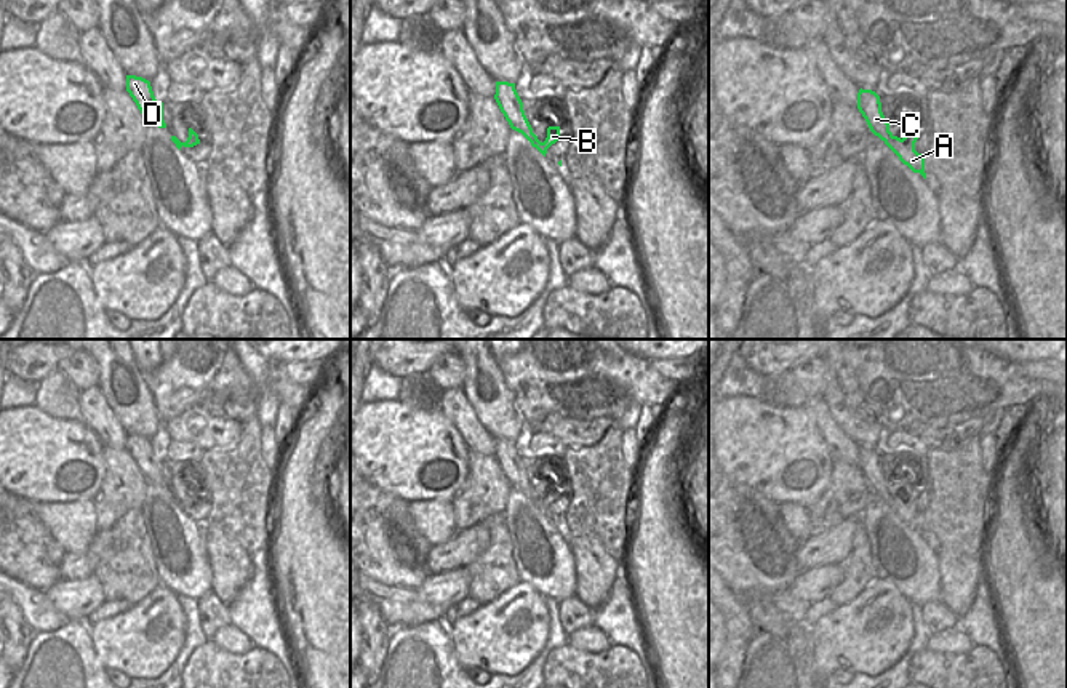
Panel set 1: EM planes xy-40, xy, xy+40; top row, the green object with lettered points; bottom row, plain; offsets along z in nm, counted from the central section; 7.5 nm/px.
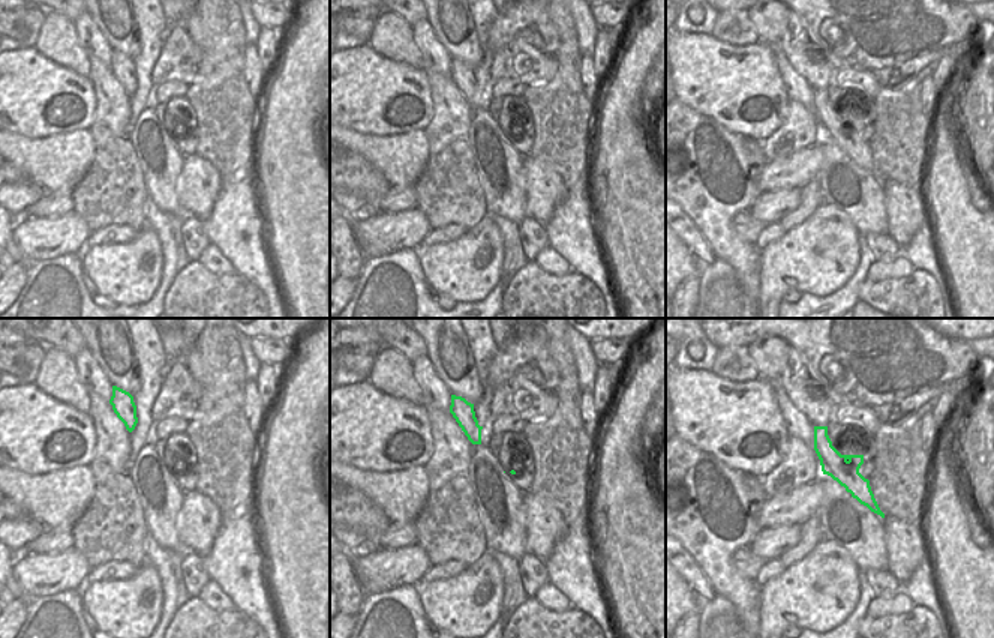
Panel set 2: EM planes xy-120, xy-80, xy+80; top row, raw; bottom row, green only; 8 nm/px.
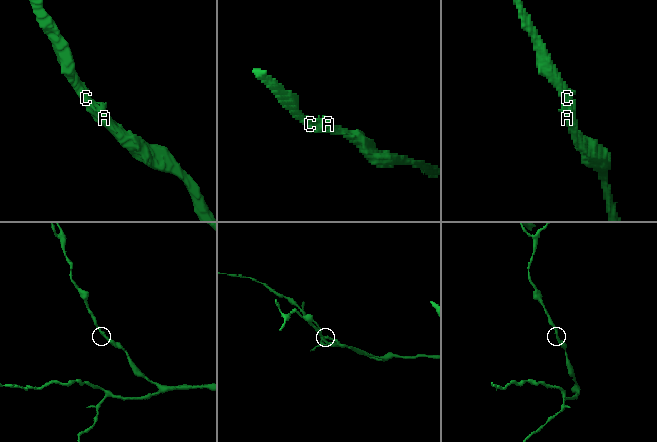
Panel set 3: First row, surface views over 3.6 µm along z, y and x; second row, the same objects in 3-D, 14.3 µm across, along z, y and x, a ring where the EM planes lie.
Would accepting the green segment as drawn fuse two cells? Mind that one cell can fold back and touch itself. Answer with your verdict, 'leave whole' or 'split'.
leave whole

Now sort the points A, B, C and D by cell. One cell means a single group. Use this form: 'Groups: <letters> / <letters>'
Groups: A B C D.

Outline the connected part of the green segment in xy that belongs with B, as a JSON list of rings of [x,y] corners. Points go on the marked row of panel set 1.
[[[496,82],[494,99],[510,128],[522,133],[531,142],[531,146],[545,157],[547,149],[560,139],[560,126],[549,126],[547,138],[544,142],[541,142],[533,133],[533,128],[525,115],[523,102],[515,90],[515,83]]]

